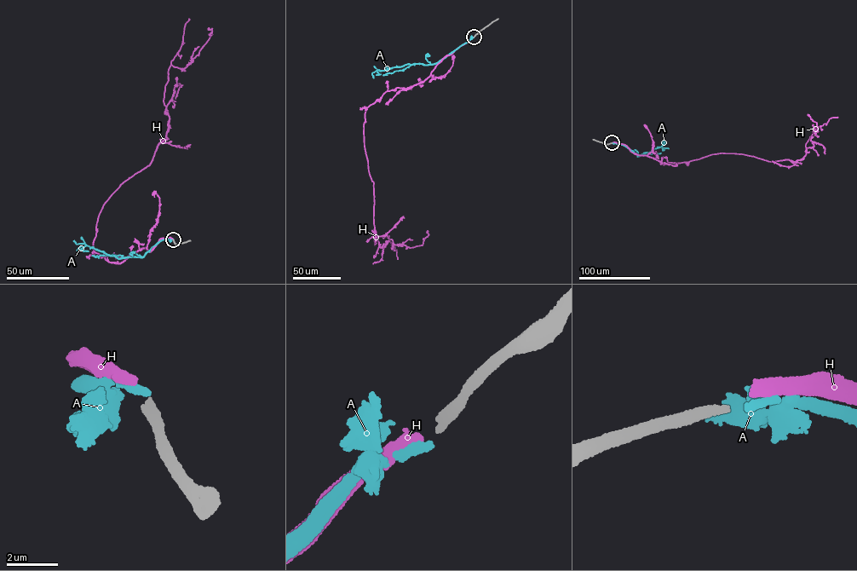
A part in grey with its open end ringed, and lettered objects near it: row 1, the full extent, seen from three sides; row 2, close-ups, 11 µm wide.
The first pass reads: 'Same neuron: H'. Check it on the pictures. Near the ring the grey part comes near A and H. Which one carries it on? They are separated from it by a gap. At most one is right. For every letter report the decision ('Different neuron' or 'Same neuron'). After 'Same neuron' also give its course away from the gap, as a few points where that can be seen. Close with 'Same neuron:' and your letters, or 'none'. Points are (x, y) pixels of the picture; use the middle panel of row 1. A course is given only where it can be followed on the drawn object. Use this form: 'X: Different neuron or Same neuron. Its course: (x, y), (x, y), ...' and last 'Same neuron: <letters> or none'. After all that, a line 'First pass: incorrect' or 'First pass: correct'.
A: Same neuron. Its course: (474, 37), (435, 63), (406, 64), (376, 70), (372, 72), (374, 77)
H: Different neuron
Same neuron: A
First pass: incorrect

